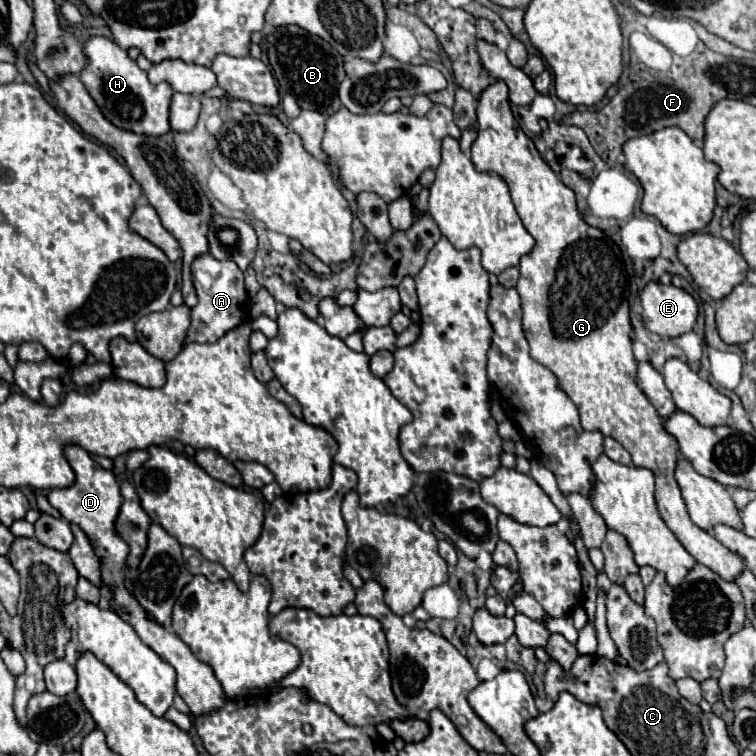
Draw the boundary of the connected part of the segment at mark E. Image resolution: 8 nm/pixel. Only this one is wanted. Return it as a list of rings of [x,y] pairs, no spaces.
[[[648,282],[646,288],[640,294],[640,304],[642,304],[644,326],[652,334],[658,334],[660,338],[676,338],[680,334],[690,332],[692,326],[696,324],[696,318],[698,318],[696,300],[688,292],[684,292],[684,290],[680,290],[680,288],[672,286],[672,284],[664,286],[660,282]]]

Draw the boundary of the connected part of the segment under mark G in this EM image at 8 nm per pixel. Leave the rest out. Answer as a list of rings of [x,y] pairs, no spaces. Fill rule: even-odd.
[[[496,82],[482,92],[478,102],[478,138],[472,146],[472,162],[478,172],[494,172],[508,184],[510,198],[520,214],[526,230],[534,236],[534,248],[522,256],[520,260],[520,280],[518,294],[522,302],[522,330],[530,344],[530,356],[544,364],[556,378],[558,388],[566,392],[566,396],[574,402],[580,414],[580,422],[584,430],[598,430],[604,436],[620,442],[632,456],[636,468],[648,468],[656,478],[656,506],[660,518],[674,532],[680,544],[694,556],[696,562],[708,566],[724,580],[732,582],[742,570],[744,564],[738,554],[730,552],[724,544],[720,544],[712,534],[698,528],[686,510],[682,500],[678,482],[674,478],[674,468],[678,460],[678,444],[664,430],[662,418],[656,408],[644,396],[644,392],[636,386],[636,358],[632,354],[630,340],[630,316],[628,316],[628,298],[626,298],[626,274],[622,270],[620,248],[598,228],[588,226],[576,208],[574,192],[562,184],[562,180],[550,170],[550,166],[538,154],[534,142],[520,130],[518,122],[512,116],[508,102],[508,88],[504,82]]]

